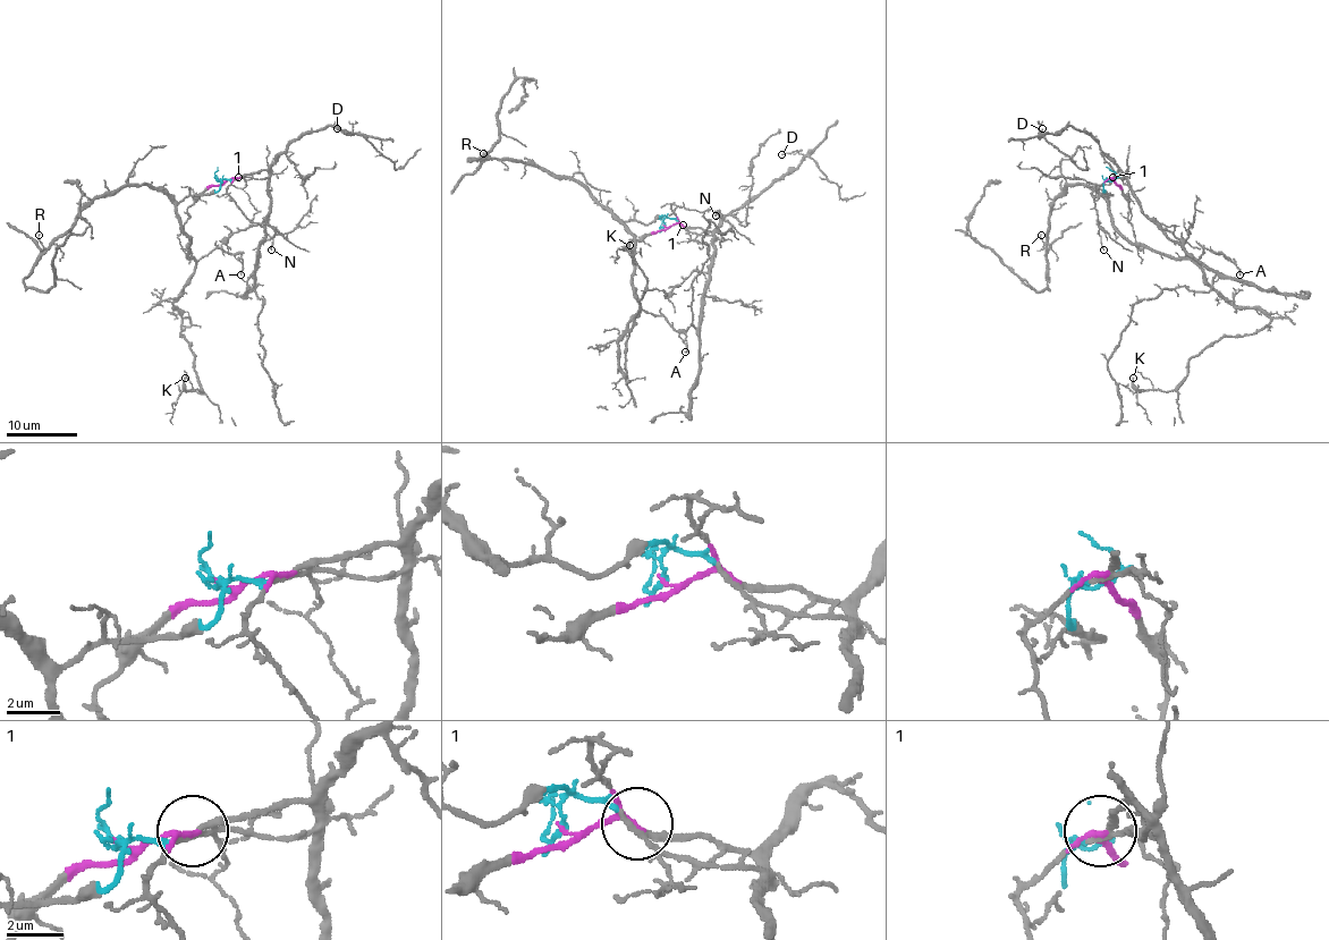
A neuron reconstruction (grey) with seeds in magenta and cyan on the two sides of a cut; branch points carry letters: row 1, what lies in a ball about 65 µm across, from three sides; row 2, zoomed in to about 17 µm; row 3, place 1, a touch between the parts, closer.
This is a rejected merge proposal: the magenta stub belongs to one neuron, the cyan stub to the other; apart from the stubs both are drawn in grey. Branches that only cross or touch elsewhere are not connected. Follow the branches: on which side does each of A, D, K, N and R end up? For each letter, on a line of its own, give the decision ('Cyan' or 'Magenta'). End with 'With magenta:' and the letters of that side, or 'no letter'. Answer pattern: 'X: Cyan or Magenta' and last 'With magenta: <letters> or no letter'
A: Cyan
D: Magenta
K: Cyan
N: Magenta
R: Cyan
With magenta: D, N

